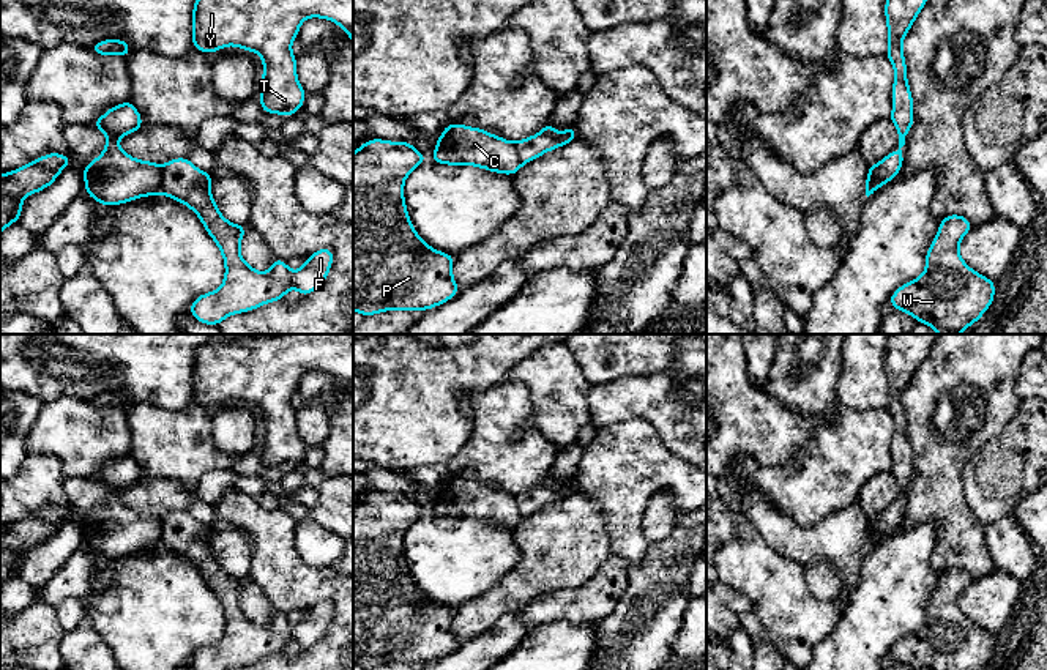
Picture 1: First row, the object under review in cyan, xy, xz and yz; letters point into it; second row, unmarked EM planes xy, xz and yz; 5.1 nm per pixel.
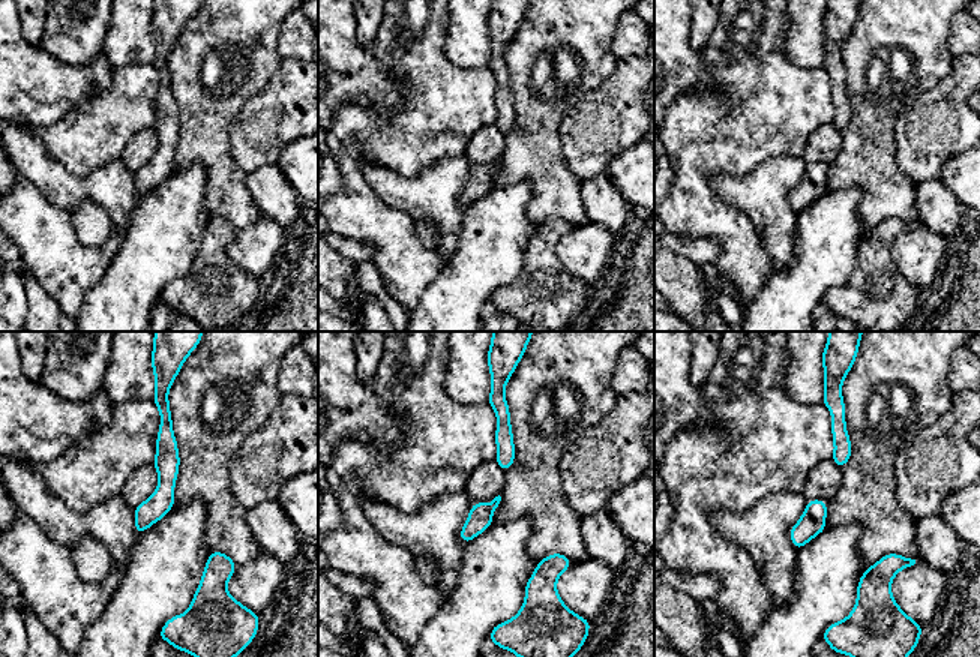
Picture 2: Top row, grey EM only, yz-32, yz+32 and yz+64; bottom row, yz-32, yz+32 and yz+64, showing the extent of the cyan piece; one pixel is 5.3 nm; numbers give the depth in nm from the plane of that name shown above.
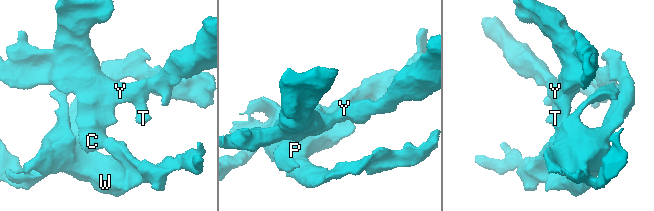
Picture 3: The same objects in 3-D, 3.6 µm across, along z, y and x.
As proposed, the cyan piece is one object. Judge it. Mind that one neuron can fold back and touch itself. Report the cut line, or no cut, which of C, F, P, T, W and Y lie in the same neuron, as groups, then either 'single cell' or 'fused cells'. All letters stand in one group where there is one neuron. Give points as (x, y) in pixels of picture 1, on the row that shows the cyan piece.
cut in xy along (163, 166), (160, 191); C T Y / F P W; fused cells

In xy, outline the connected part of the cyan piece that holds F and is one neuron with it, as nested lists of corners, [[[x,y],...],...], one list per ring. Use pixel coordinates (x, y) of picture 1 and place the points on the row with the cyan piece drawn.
[[[175,158],[162,166],[161,194],[189,207],[202,221],[207,233],[216,241],[225,265],[222,285],[197,296],[189,314],[203,325],[218,326],[225,317],[257,309],[296,288],[307,296],[330,274],[334,254],[323,248],[309,255],[298,271],[274,257],[270,271],[255,271],[240,254],[240,243],[248,225],[227,221],[213,200],[211,173],[197,169],[188,158]]]

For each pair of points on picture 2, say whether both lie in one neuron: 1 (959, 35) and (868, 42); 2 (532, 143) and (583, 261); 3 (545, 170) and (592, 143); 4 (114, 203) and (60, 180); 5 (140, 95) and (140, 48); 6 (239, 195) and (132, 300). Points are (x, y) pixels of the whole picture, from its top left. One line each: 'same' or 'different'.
1: different
2: different
3: different
4: same
5: different
6: different

